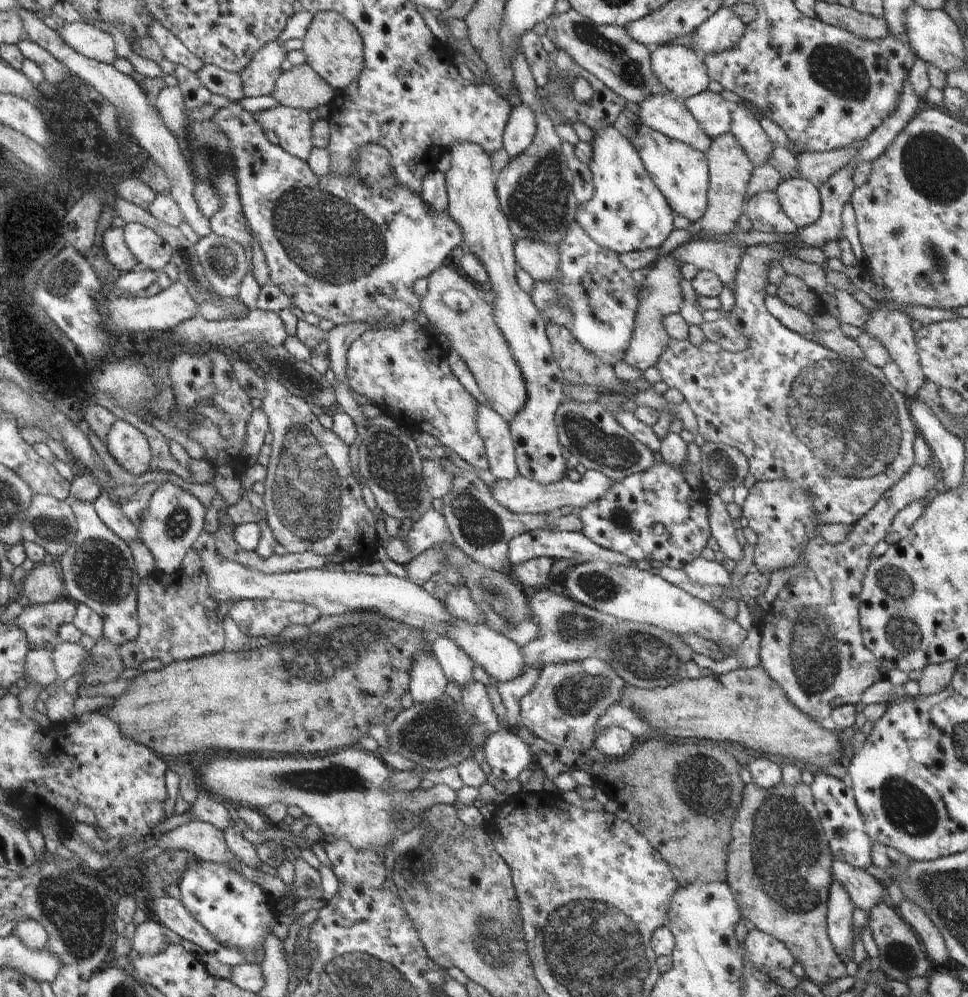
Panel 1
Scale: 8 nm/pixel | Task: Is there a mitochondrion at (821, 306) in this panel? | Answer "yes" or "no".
no

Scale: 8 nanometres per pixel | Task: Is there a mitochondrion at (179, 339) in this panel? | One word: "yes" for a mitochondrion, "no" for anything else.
no

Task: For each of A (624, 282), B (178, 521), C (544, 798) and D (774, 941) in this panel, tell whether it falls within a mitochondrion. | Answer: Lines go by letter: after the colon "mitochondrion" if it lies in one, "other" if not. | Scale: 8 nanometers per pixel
A: other
B: mitochondrion
C: other
D: other

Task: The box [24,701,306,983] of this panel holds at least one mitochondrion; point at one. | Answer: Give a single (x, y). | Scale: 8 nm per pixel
(77, 911)

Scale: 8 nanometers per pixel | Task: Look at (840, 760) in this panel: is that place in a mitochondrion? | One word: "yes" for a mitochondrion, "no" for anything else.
no

